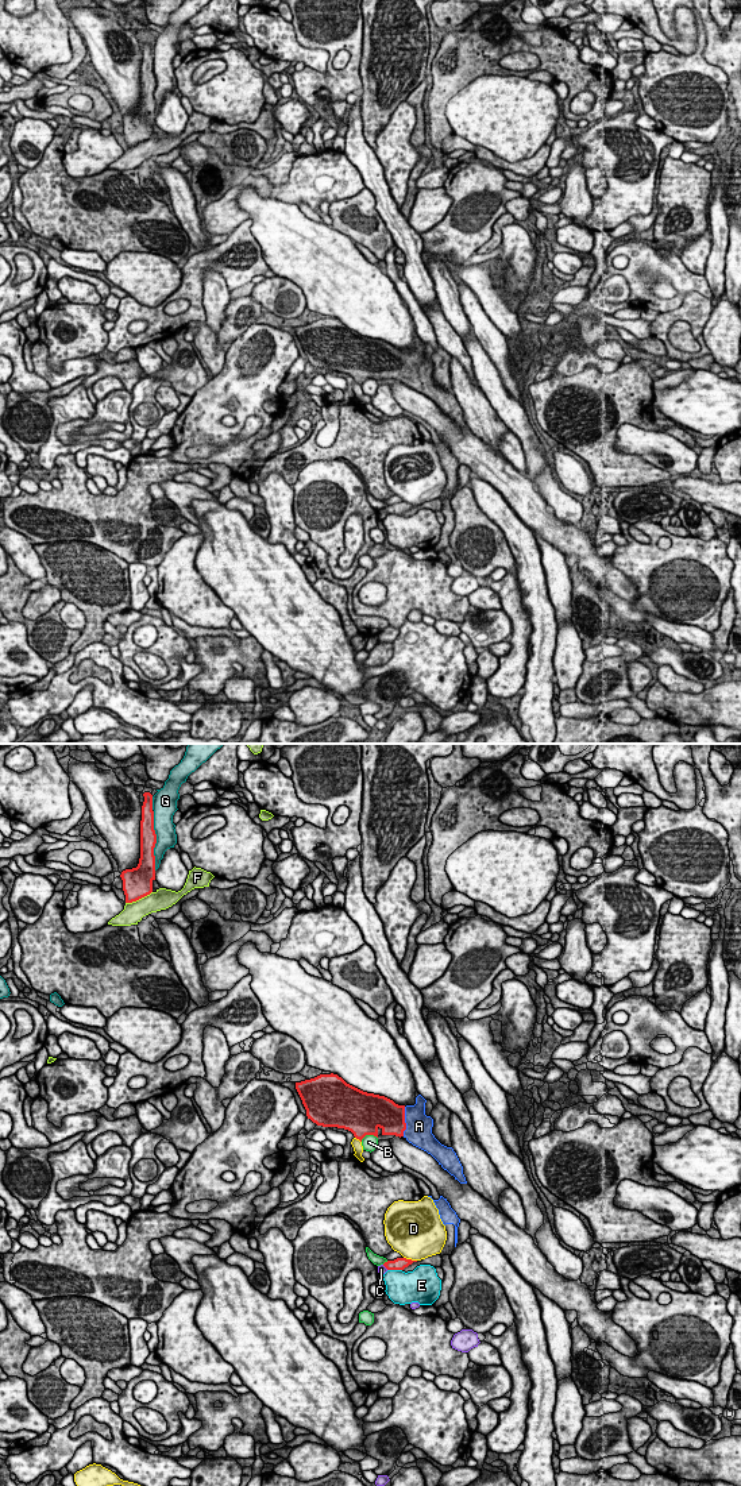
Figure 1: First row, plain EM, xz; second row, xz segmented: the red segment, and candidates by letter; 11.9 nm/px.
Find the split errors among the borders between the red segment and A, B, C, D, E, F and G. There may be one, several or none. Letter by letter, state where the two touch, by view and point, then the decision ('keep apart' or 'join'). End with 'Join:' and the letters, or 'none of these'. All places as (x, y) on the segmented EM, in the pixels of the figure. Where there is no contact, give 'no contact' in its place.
A: meets red in xz at (404, 1122); join
B: meets red in xz at (369, 1134); keep apart
C: meets red in xz at (385, 1266); keep apart
D: meets red in xz at (410, 1259); keep apart
E: meets red in xz at (394, 1269); keep apart
F: meets red in xz at (138, 899); keep apart
G: meets red in xz at (155, 841); keep apart
Join: A

